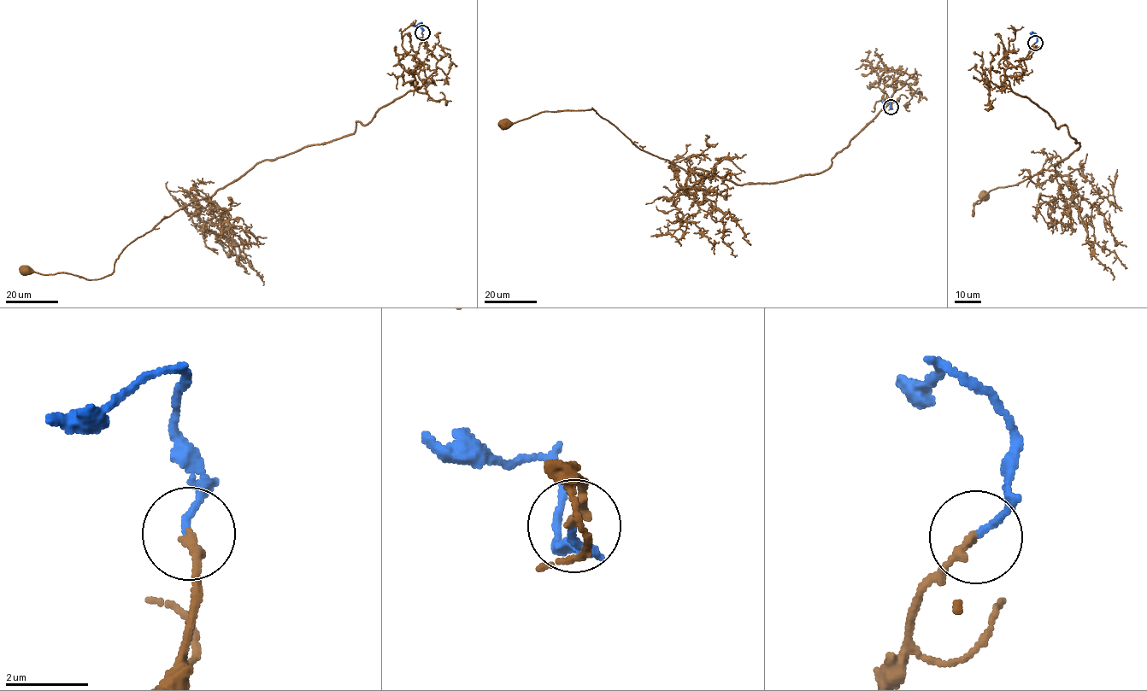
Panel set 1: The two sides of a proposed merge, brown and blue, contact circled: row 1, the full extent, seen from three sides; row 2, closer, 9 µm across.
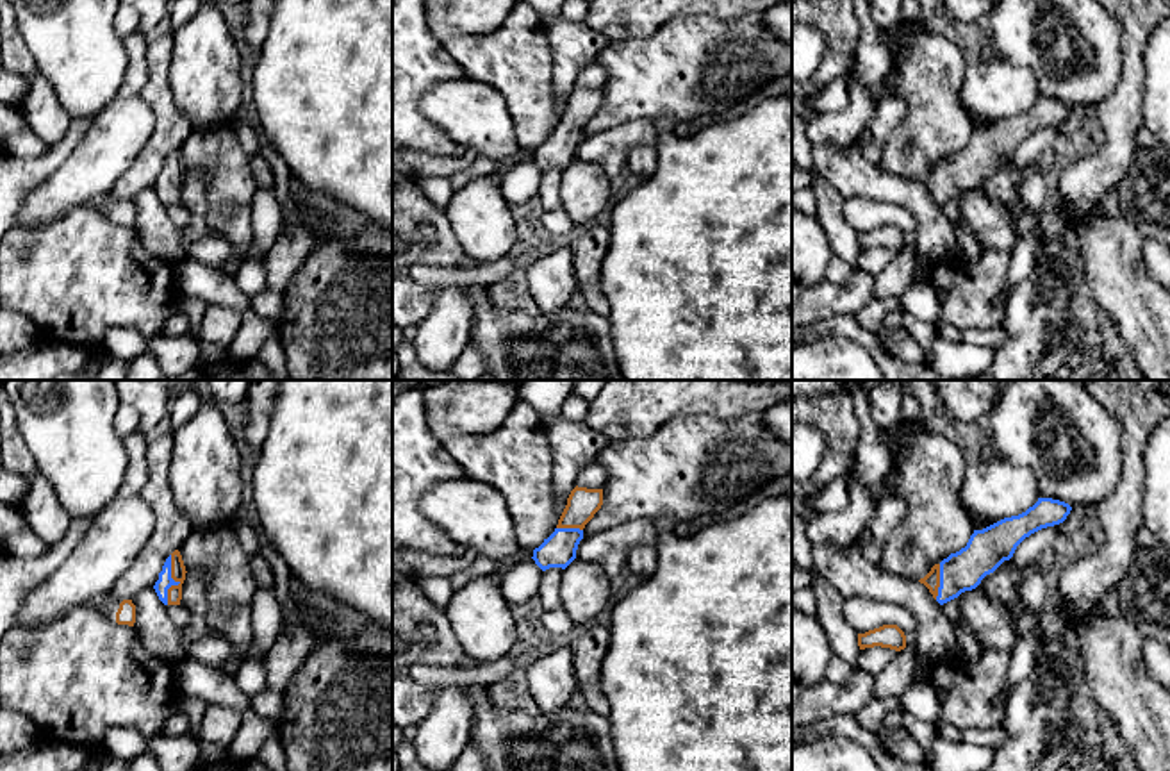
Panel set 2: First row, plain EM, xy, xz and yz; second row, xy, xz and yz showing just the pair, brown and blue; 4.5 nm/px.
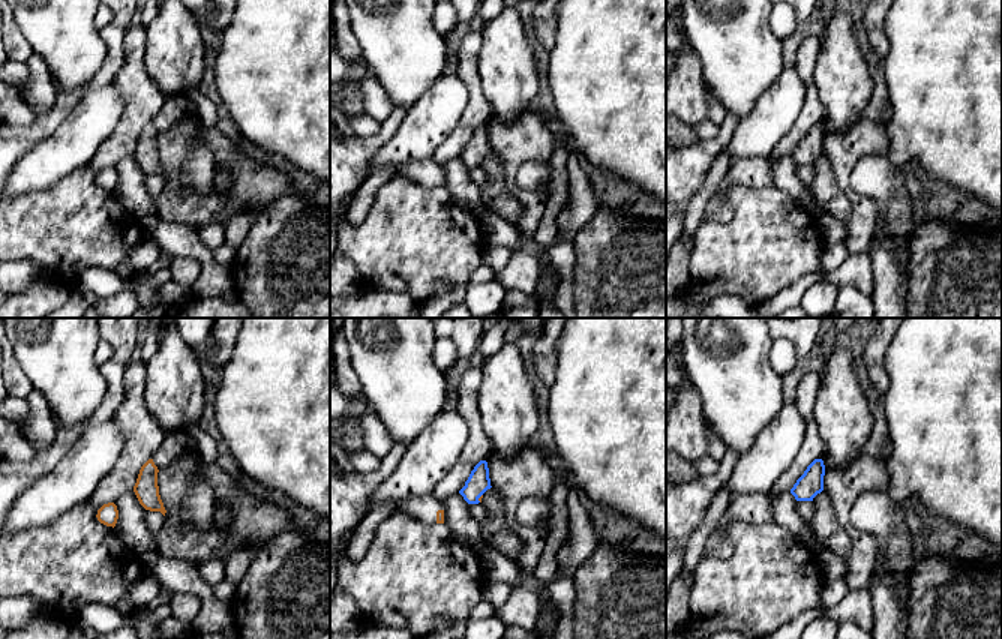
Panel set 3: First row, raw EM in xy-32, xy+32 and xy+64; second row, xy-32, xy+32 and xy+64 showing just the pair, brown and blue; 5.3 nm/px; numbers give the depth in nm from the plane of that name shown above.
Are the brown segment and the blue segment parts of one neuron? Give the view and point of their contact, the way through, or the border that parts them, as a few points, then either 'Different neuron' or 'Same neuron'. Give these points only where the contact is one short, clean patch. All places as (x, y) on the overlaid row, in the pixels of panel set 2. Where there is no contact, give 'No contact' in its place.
Touches brown at xy (173, 579). Path across: xy (179, 572), (173, 579), (164, 582). Same neuron

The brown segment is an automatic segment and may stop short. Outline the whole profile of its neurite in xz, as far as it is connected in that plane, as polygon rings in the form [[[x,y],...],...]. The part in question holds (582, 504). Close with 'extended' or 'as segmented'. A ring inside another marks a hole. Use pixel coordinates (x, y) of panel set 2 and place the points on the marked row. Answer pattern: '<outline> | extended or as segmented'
[[[574,487],[558,519],[555,532],[533,550],[535,564],[546,571],[549,568],[565,569],[574,559],[585,525],[603,505],[603,489]]] | extended

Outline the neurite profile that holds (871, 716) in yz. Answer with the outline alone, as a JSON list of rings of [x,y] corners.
[[[878,698],[870,700],[861,710],[854,714],[854,717],[863,728],[879,734],[883,728],[883,719],[895,709],[899,709],[897,698]]]

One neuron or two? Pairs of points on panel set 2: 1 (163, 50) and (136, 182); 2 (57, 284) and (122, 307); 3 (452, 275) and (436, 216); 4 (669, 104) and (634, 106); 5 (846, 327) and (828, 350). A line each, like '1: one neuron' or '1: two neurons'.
1: one neuron
2: one neuron
3: two neurons
4: one neuron
5: two neurons

